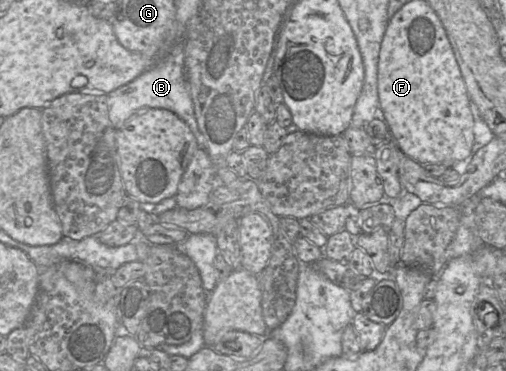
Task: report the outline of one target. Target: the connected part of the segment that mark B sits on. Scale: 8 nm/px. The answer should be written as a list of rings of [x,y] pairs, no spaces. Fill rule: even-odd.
[[[177,42],[171,50],[151,68],[133,81],[107,94],[109,118],[116,130],[135,114],[148,108],[162,108],[175,113],[190,128],[199,148],[206,150],[206,139],[200,132],[194,113],[193,100],[185,77],[184,42]]]

